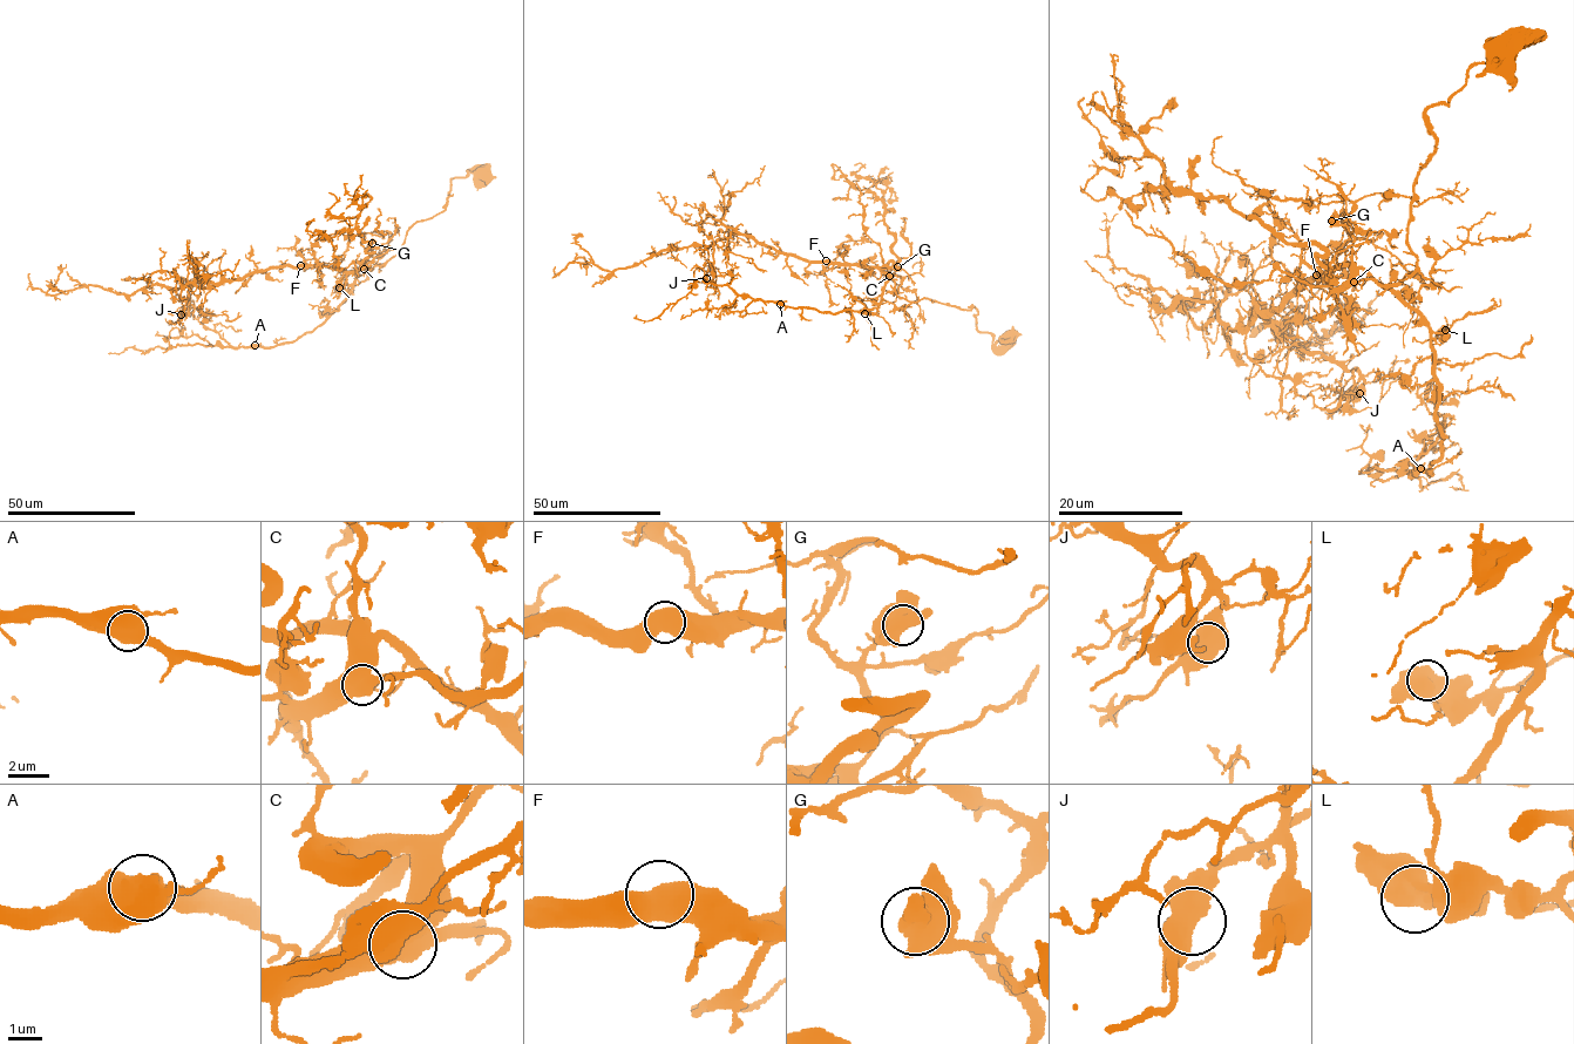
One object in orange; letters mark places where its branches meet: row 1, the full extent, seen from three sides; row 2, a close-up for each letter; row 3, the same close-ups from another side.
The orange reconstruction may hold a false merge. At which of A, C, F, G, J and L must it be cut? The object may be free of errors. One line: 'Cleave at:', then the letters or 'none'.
Cleave at: none

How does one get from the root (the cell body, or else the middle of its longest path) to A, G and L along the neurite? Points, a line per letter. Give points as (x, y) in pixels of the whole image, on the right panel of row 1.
A: (1501, 54), (1519, 45), (1425, 110), (1416, 269), (1356, 273), (1430, 332), (1444, 439), (1420, 468)
G: (1501, 54), (1519, 45), (1425, 110), (1435, 151), (1415, 184), (1410, 275), (1358, 279), (1354, 236), (1331, 221)
L: (1501, 54), (1519, 45), (1425, 110), (1435, 151), (1415, 184), (1416, 269), (1392, 284), (1356, 273), (1445, 330)

